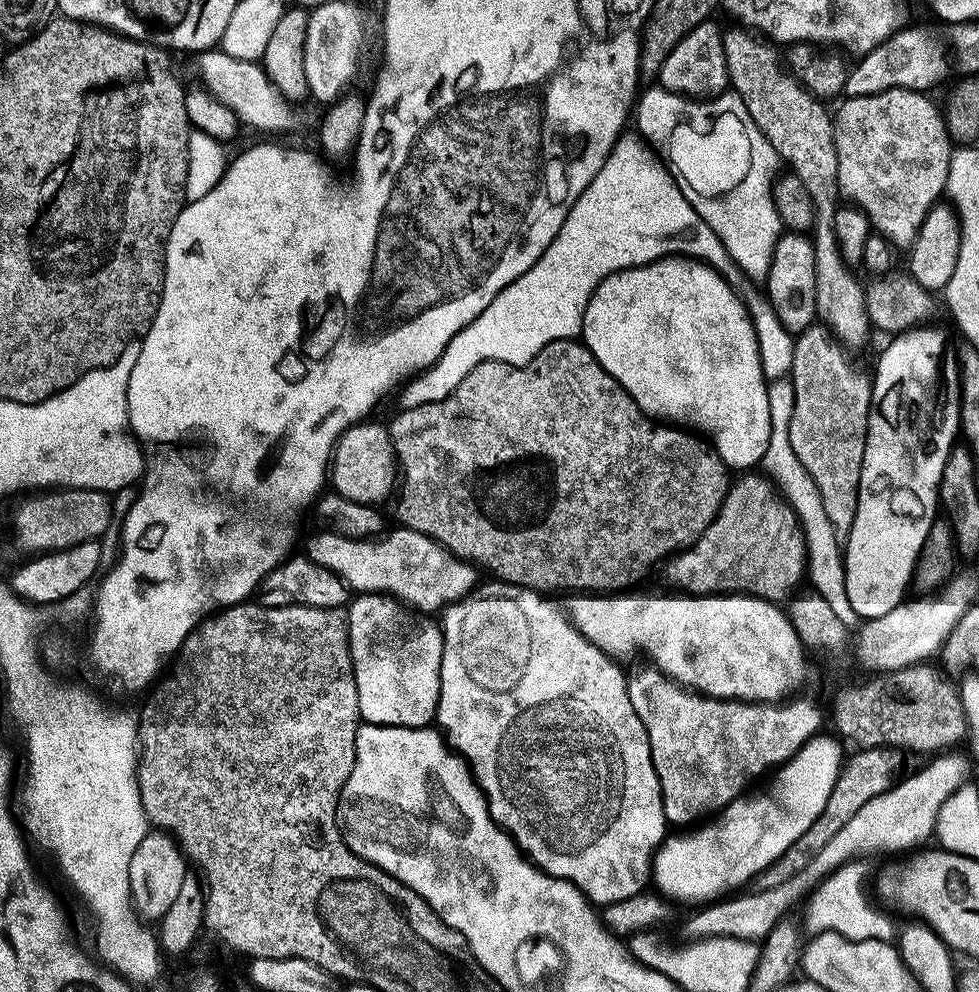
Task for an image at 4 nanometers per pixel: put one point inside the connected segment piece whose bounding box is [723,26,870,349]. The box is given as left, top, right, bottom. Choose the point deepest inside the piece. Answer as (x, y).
(797, 125)

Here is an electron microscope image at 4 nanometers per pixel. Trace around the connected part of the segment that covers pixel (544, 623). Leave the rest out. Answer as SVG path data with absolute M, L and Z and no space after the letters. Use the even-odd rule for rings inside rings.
M503 582L492 583L496 584L479 585L478 592L481 592L481 596L463 596L443 609L444 645L435 723L447 747L466 761L473 781L484 794L492 821L511 835L517 848L541 872L548 876L556 876L560 880L568 880L575 888L580 889L593 905L605 906L622 902L631 895L645 891L652 875L652 858L661 842L666 839L666 821L658 774L652 765L646 726L642 726L642 718L638 718L638 714L634 714L634 706L630 706L626 672L616 665L619 663L613 657L607 656L598 646L594 646L572 625L561 605L559 608L558 605L551 604L548 601L551 599L530 588L518 588L515 584Z

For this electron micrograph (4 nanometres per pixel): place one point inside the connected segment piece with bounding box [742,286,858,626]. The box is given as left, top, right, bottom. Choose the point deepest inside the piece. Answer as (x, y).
(824, 557)

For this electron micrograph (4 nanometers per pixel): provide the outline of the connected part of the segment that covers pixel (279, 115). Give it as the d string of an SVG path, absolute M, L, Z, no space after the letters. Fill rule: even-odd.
M209 50L199 53L200 76L203 87L232 108L241 125L249 124L260 132L288 132L300 124L300 116L295 112L293 101L279 92L270 82L259 63L250 60L235 60L223 50Z

